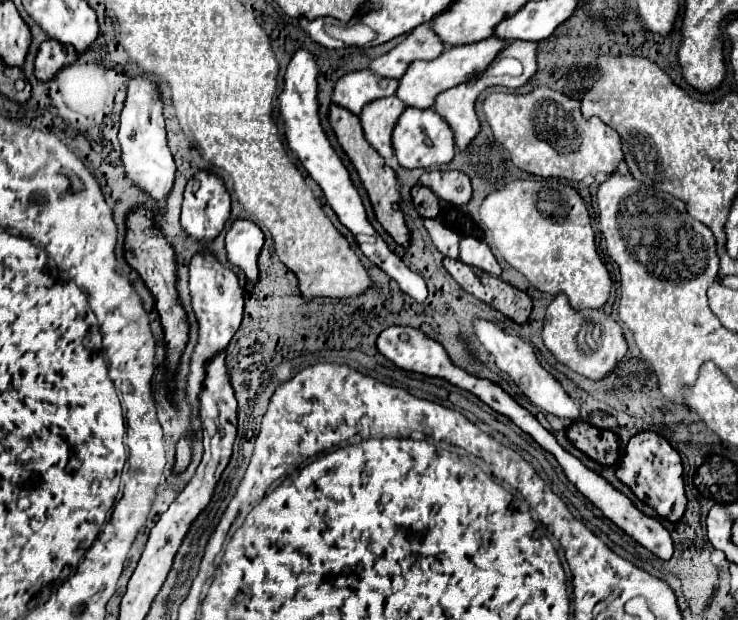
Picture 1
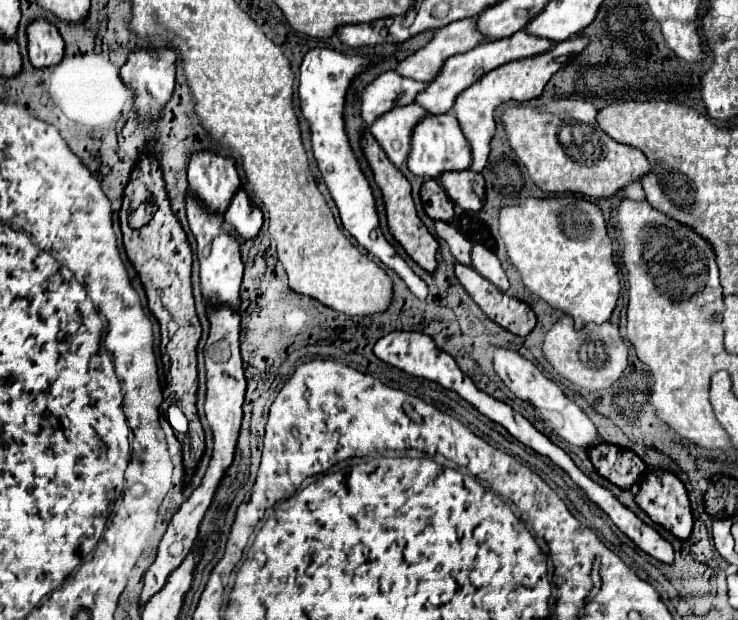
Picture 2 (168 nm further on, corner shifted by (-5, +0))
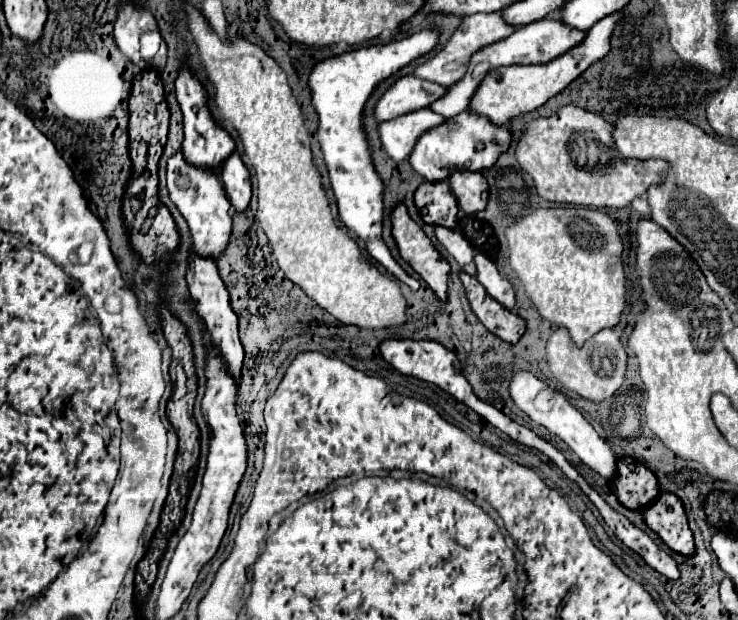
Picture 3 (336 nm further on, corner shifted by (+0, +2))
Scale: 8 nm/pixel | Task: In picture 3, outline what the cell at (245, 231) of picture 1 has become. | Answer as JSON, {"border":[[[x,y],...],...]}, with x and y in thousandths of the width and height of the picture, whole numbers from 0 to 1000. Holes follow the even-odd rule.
{"border":[[[317,244],[298,273],[301,295],[306,302],[309,321],[320,340],[331,340],[339,331],[339,279],[336,269],[328,263],[325,247]]]}

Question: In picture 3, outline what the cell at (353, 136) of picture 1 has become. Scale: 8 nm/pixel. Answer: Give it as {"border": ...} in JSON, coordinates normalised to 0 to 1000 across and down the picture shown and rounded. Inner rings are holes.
{"border":[[[539,331],[531,344],[531,379],[542,415],[583,460],[596,485],[604,485],[610,427],[591,405],[572,366],[556,353],[547,331]]]}

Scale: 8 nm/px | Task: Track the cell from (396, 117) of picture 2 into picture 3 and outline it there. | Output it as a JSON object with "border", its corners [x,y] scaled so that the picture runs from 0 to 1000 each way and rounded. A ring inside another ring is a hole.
{"border":[[[569,176],[566,182],[550,182],[550,189],[520,195],[515,198],[518,234],[534,260],[547,260],[556,253],[569,218],[599,202],[599,195],[604,195],[604,189],[588,182],[585,176]]]}

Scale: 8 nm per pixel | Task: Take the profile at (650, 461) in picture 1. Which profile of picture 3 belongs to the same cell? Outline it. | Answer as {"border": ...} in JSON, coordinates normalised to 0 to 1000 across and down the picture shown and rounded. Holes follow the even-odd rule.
{"border":[[[894,795],[892,808],[881,821],[870,824],[875,847],[916,892],[940,895],[940,866],[932,850],[932,837],[924,808],[913,795]]]}

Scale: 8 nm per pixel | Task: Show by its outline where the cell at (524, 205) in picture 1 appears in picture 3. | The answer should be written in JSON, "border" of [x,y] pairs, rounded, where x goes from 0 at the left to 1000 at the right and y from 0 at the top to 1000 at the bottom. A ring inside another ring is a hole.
{"border":[[[726,337],[686,369],[691,427],[713,463],[729,505],[753,527],[767,527],[783,560],[816,531],[840,521],[848,495],[843,385],[835,360],[813,337]]]}

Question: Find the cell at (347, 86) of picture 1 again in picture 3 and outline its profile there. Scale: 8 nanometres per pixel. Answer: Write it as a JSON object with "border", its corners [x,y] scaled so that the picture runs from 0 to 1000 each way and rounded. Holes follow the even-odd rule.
{"border":[[[561,121],[539,127],[512,163],[509,169],[509,195],[528,195],[534,189],[577,176],[588,163],[604,153],[604,140],[566,127]]]}

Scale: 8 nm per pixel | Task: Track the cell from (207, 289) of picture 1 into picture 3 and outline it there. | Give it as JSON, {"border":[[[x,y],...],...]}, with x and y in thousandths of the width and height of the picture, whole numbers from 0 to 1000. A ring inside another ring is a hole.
{"border":[[[247,244],[236,247],[236,253],[228,256],[228,308],[233,327],[241,334],[247,350],[252,353],[263,405],[266,408],[285,408],[285,415],[298,415],[298,408],[306,402],[314,369],[314,350],[312,350],[312,324],[304,308],[304,295],[298,292],[298,282],[287,273],[274,273],[266,266],[257,266]]]}

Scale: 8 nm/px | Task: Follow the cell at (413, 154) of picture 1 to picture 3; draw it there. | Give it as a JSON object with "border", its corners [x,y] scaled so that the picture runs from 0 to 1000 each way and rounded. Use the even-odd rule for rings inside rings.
{"border":[[[631,179],[631,182],[623,182],[621,189],[602,195],[599,202],[593,202],[593,208],[575,215],[556,250],[556,266],[577,292],[591,295],[591,292],[607,289],[615,276],[623,276],[623,273],[631,273],[631,276],[667,273],[675,253],[688,244],[691,227],[694,227],[694,215],[688,202],[669,202],[659,189],[645,182],[640,185],[637,179]]]}

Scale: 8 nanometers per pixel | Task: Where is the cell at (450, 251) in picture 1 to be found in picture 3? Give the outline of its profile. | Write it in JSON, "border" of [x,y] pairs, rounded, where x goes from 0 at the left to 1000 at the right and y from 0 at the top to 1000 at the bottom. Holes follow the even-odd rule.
{"border":[[[591,366],[591,385],[599,392],[599,398],[623,424],[623,431],[637,440],[645,444],[645,427],[642,427],[642,402],[637,398],[637,392],[615,369],[604,369],[604,366]]]}

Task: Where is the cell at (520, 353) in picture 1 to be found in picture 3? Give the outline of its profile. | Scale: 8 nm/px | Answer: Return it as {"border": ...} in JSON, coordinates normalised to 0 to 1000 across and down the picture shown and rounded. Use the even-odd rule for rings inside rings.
{"border":[[[696,595],[696,608],[691,615],[691,637],[694,637],[699,656],[707,660],[724,682],[737,685],[743,695],[753,698],[762,711],[767,711],[772,718],[772,724],[789,740],[789,747],[794,747],[799,756],[805,756],[816,773],[821,773],[821,776],[832,773],[835,734],[829,731],[824,715],[818,708],[813,708],[813,702],[805,695],[805,689],[789,673],[789,666],[783,660],[778,660],[759,631],[751,631],[748,624],[743,624],[737,615],[726,611],[715,598]]]}

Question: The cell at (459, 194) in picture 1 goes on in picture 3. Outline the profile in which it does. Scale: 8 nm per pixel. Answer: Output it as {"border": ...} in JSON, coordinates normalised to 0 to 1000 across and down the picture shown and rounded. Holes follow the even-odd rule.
{"border":[[[621,276],[612,279],[610,289],[610,305],[621,324],[621,334],[629,344],[648,344],[659,334],[661,327],[661,295],[653,279],[642,276]]]}

